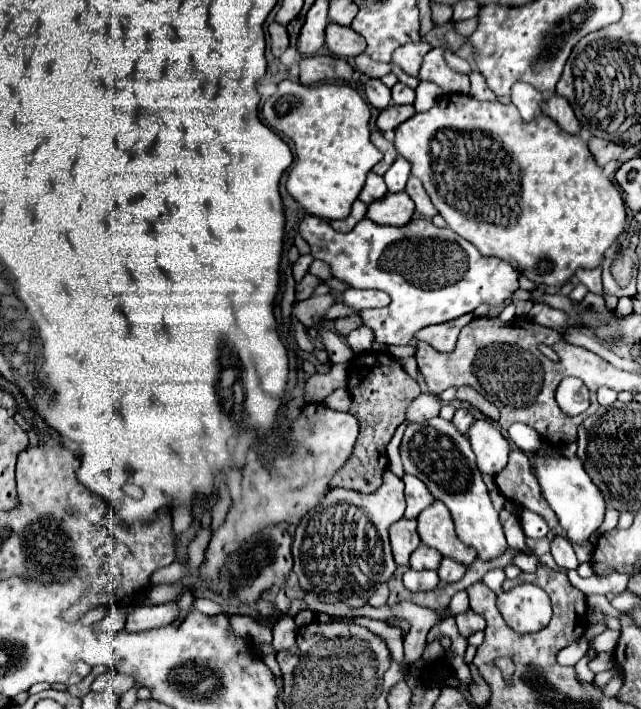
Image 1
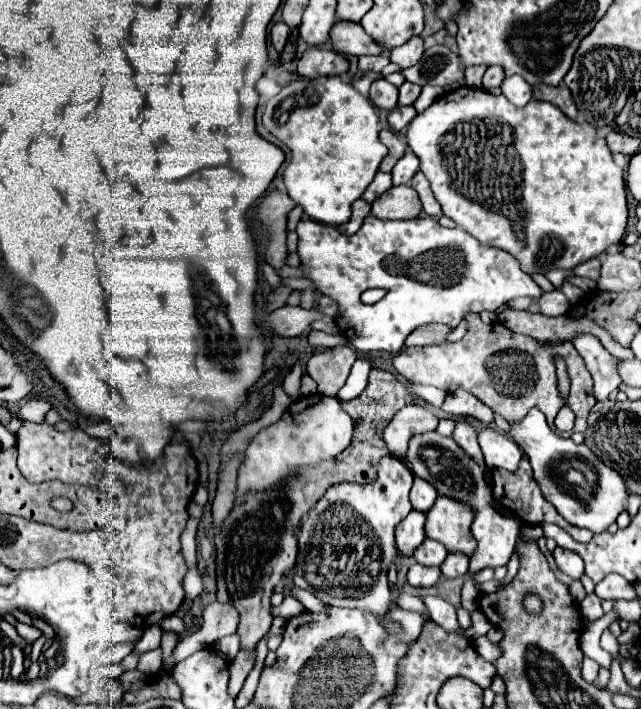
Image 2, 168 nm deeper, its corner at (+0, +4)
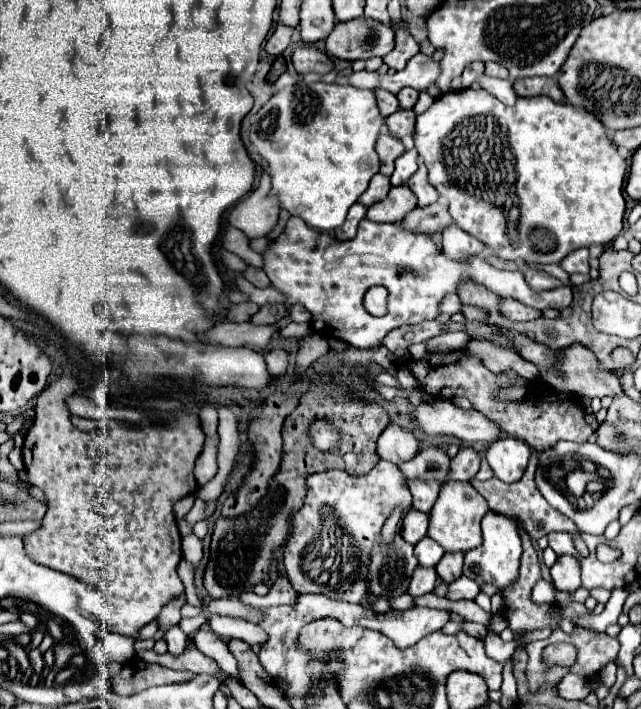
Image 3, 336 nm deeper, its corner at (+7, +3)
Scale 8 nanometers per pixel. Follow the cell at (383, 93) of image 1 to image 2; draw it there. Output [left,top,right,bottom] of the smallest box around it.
[370,77,398,109]

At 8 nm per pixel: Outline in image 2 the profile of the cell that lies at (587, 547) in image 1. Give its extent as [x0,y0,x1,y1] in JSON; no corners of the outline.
[492,457,594,543]

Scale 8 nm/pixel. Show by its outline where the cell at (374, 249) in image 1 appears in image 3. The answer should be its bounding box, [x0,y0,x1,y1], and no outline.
[263,218,573,350]

